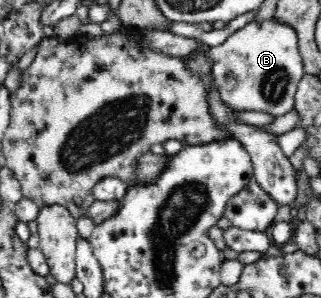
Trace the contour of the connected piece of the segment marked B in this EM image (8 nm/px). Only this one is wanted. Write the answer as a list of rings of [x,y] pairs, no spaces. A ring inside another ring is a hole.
[[[251,21],[225,39],[219,46],[209,46],[197,39],[171,31],[139,30],[149,49],[171,56],[203,54],[211,60],[211,70],[219,97],[235,112],[257,111],[271,115],[273,120],[293,110],[295,90],[305,75],[303,60],[297,46],[297,33],[289,25],[275,21]]]

